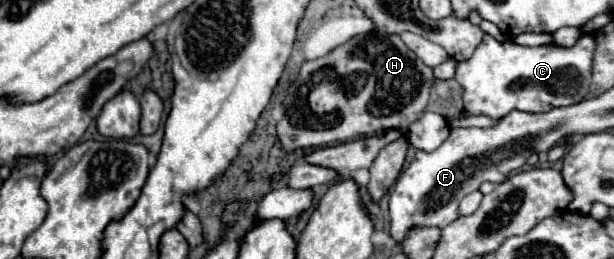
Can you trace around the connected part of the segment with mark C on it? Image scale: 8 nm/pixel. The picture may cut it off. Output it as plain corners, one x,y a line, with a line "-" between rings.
485,34
475,54
469,60
459,62
455,80
463,86
463,102
469,114
483,114
491,118
503,118
513,110
521,112
549,112
551,108
571,106
585,98
591,84
595,40
585,34
577,46
539,46
527,48
513,40
499,42

